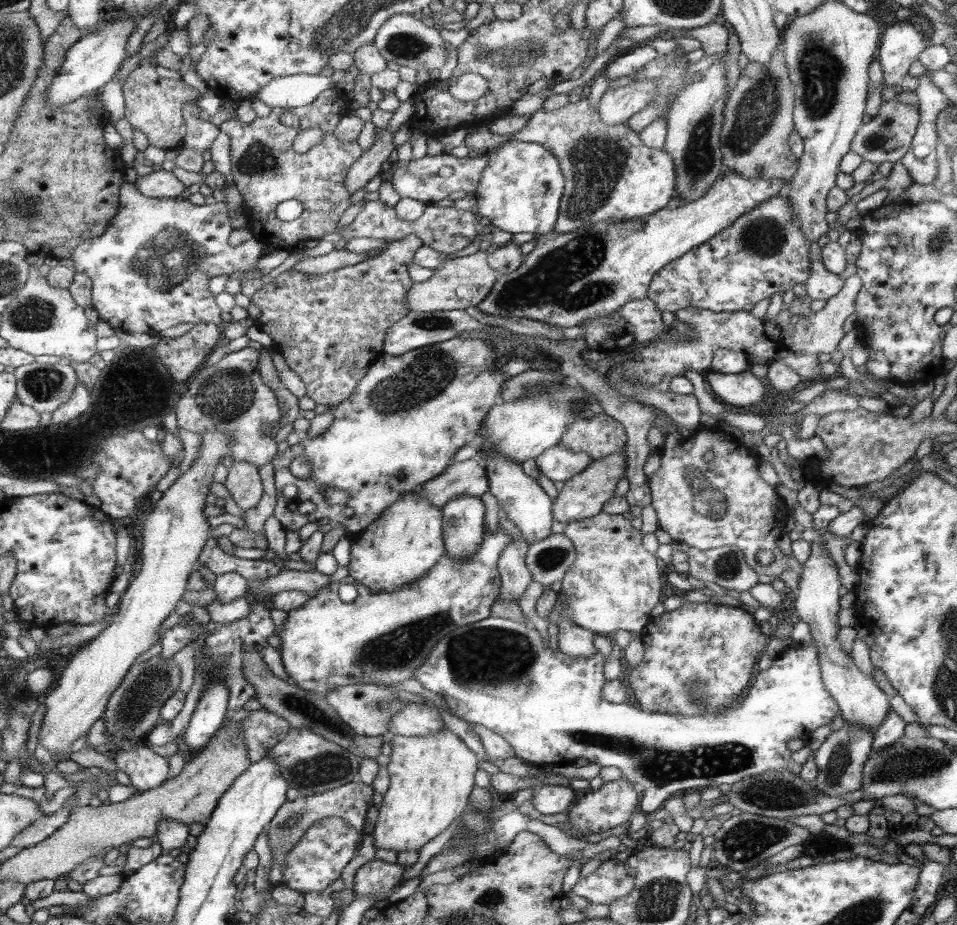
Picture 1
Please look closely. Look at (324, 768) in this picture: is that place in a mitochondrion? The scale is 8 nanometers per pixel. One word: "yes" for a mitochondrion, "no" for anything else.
yes

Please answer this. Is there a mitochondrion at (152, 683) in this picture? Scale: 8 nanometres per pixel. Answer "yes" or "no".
yes

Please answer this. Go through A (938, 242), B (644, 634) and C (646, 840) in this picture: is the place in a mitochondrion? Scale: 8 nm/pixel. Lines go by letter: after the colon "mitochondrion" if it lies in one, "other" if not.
A: mitochondrion
B: other
C: other

